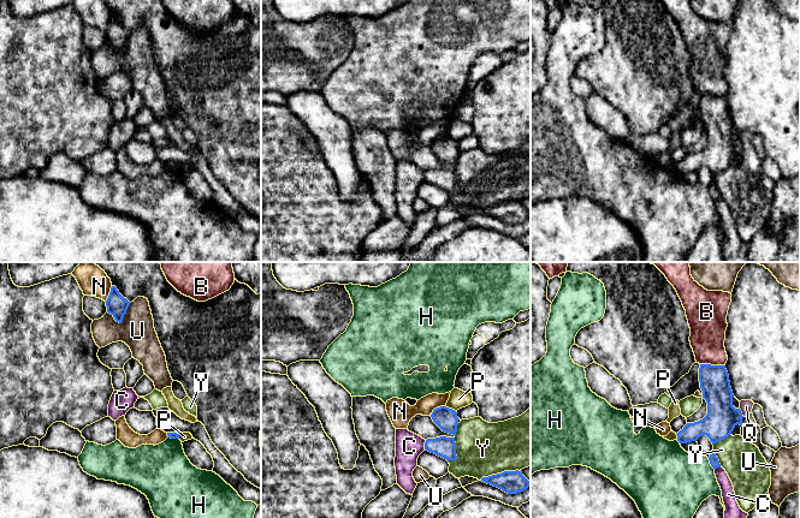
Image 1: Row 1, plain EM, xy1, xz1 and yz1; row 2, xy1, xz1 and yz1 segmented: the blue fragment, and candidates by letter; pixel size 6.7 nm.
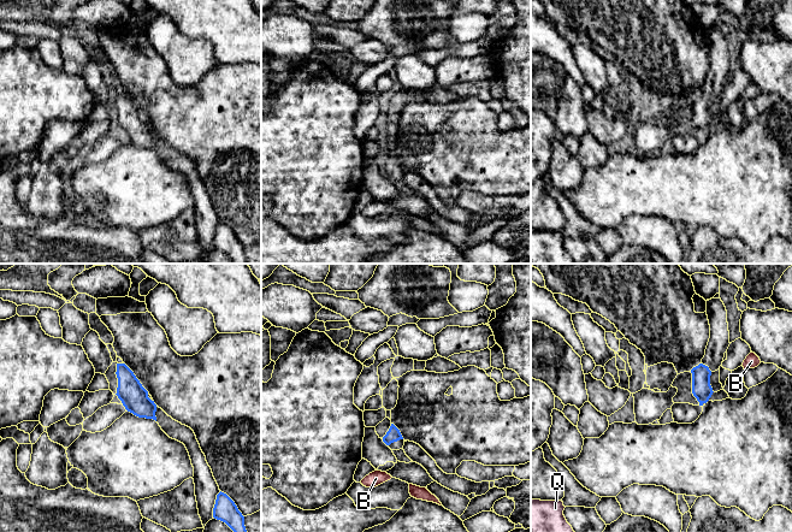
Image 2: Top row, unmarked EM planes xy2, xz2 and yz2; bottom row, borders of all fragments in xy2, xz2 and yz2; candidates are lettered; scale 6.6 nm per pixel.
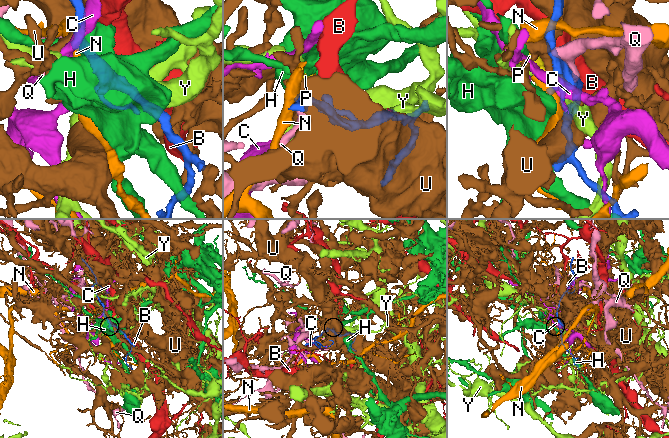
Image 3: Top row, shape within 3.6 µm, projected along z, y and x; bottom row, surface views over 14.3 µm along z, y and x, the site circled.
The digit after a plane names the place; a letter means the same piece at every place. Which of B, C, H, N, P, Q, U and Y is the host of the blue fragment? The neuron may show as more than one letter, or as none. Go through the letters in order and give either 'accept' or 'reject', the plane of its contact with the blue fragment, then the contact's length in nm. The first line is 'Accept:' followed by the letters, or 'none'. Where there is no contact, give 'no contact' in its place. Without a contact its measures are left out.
Accept: none
B: reject; meets blue in yz1; contact 170 nm long
C: reject; meets blue in xz1; contact 70 nm long
H: reject; meets blue in yz1; contact 90 nm long
N: reject; meets blue in xz1; contact 120 nm long
P: reject; meets blue in xz1; contact 80 nm long
Q: reject; meets blue in yz1; contact 70 nm long
U: reject; meets blue in xy1; contact 170 nm long
Y: reject; meets blue in xz1; contact 280 nm long

